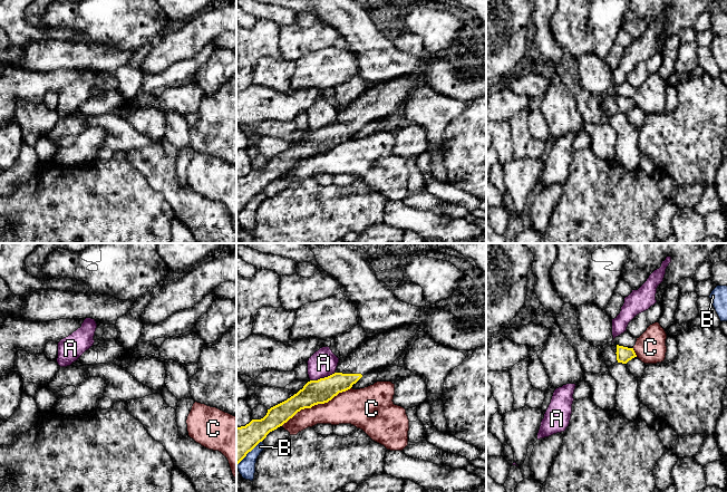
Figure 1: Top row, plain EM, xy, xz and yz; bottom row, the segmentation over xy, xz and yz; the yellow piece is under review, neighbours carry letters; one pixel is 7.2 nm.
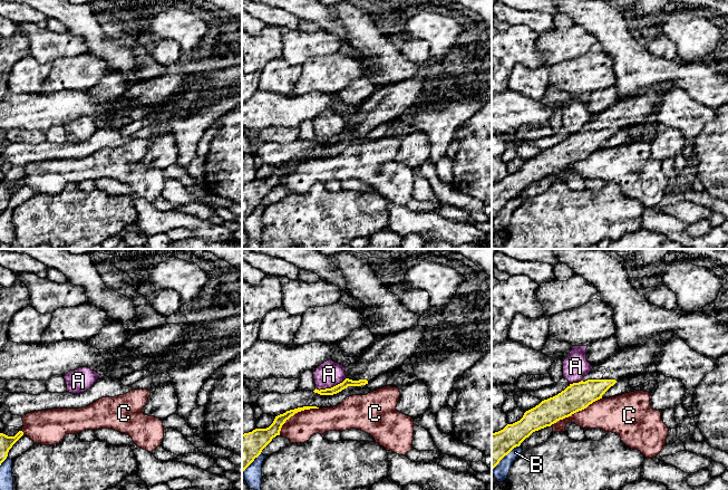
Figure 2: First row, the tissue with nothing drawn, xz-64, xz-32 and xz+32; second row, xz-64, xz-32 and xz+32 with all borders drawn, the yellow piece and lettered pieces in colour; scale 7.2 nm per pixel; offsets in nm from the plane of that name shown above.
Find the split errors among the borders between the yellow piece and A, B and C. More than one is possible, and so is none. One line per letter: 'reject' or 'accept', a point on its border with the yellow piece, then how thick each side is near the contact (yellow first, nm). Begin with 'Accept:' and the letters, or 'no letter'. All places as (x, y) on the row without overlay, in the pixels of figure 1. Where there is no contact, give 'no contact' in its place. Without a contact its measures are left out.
Accept: no letter
A: reject | xz (322, 128) | 180/200 nm
B: reject | xz (248, 202) | 220/130 nm
C: reject | xz (316, 154) | 180/240 nm

